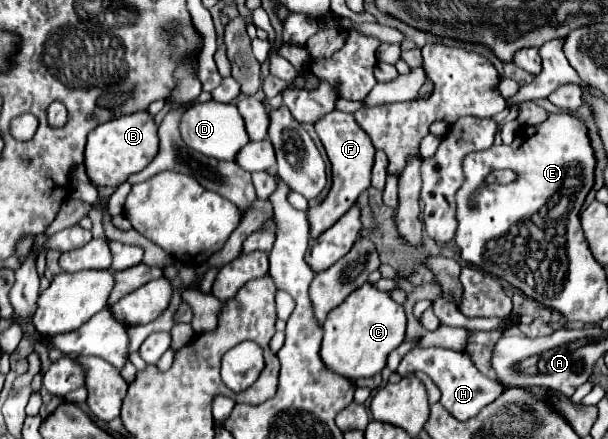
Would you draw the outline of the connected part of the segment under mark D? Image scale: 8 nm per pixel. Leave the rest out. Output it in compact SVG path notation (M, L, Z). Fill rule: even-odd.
M215 100L193 104L179 120L179 134L185 144L205 156L217 160L235 160L235 154L249 142L247 132L243 128L243 118L235 104L221 104Z

